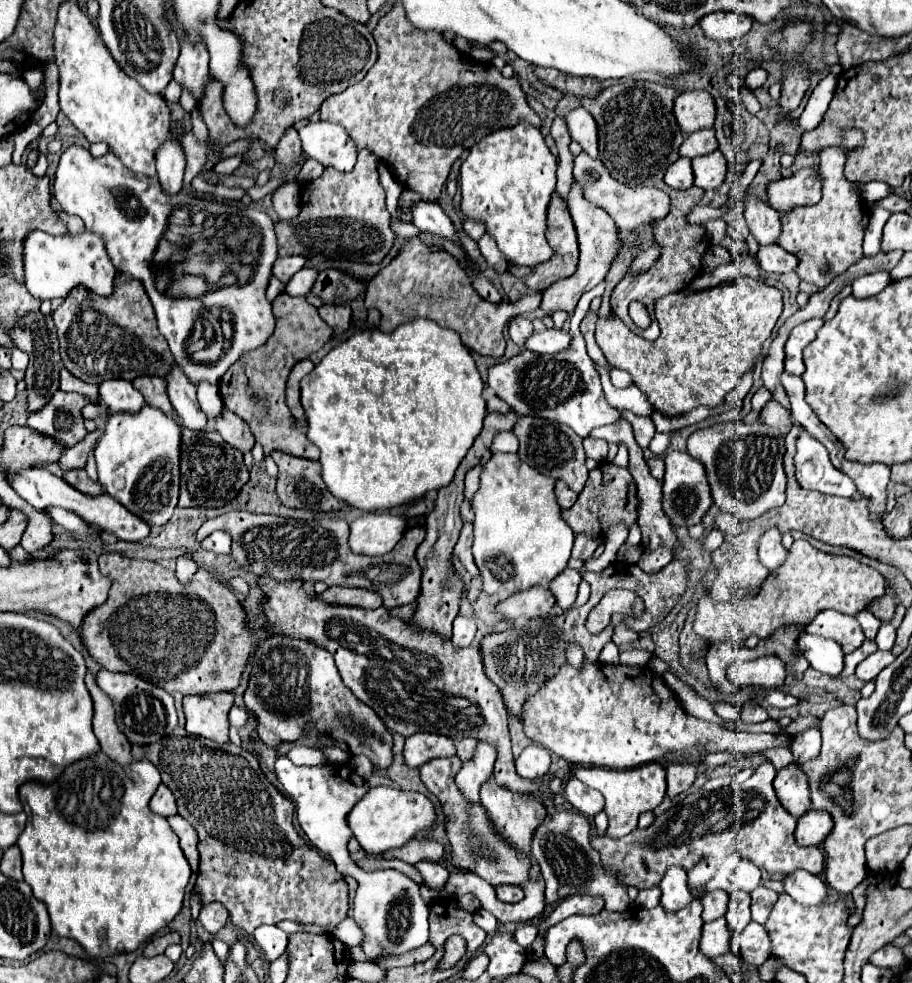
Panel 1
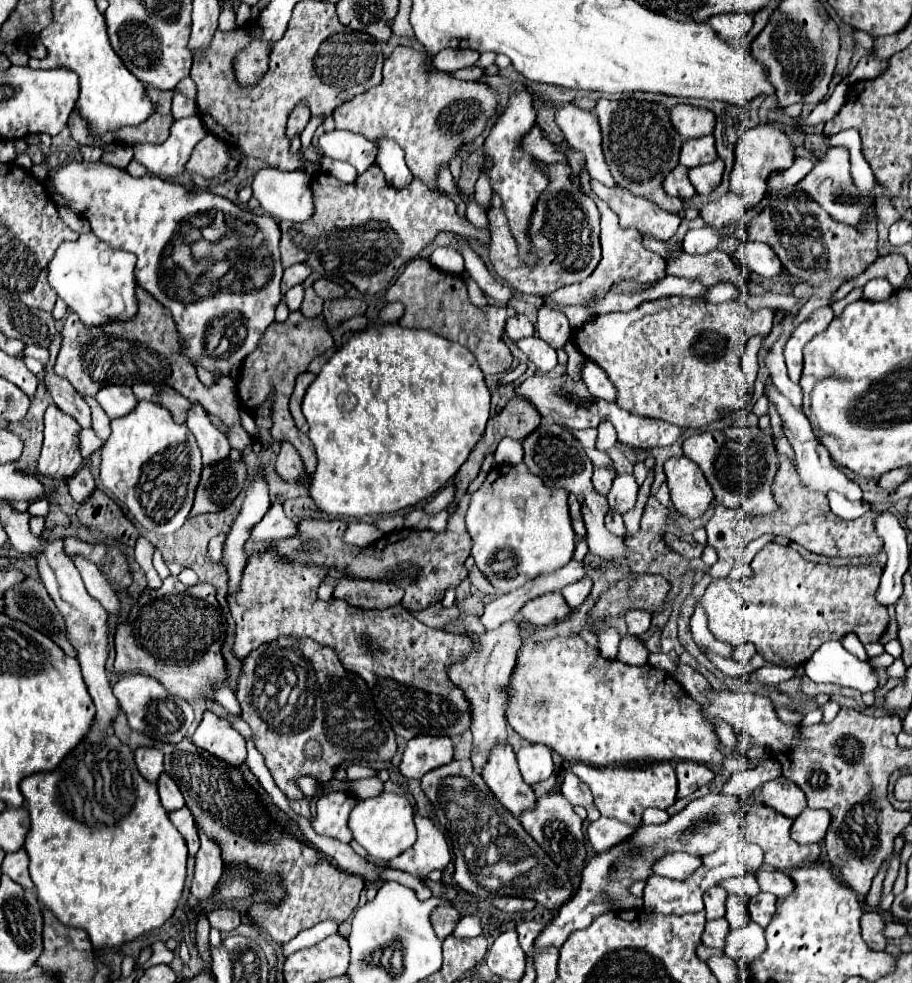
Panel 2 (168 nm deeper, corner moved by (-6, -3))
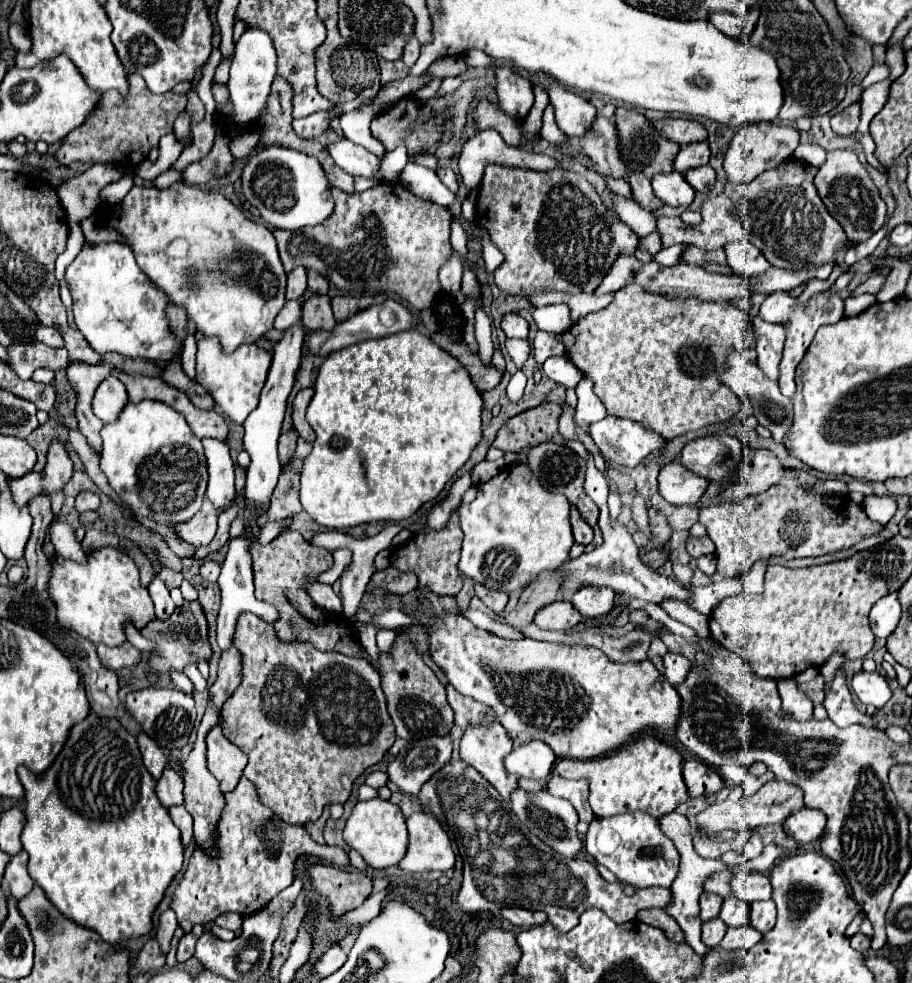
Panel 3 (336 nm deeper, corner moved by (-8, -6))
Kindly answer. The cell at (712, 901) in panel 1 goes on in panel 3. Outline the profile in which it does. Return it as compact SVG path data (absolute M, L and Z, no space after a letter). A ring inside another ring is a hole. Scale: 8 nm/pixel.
M703 892L701 898L699 898L699 916L703 922L707 920L713 920L719 916L719 910L721 910L721 904L723 904L723 898L719 898L717 894L711 894L711 892Z

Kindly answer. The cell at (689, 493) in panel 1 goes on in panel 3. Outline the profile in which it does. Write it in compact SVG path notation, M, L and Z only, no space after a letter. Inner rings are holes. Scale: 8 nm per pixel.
M675 460L661 466L657 488L669 504L695 504L701 500L707 488L707 480L699 478L697 474L691 474Z

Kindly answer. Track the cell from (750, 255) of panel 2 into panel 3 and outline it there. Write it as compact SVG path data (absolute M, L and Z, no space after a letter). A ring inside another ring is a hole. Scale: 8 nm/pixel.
M727 242L723 250L725 250L727 266L733 268L733 272L743 274L747 278L759 276L771 266L763 258L763 254L759 254L759 250L755 250L755 246L751 246L749 242Z

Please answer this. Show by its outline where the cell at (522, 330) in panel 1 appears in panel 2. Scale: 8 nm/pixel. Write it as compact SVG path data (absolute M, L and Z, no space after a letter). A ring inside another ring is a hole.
M515 315L515 317L507 319L505 333L507 333L509 339L513 339L517 343L519 339L525 339L525 337L535 335L535 327L533 327L533 323L525 315Z

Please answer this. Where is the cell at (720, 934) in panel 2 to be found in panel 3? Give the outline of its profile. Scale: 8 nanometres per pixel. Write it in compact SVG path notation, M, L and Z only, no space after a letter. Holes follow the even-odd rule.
M713 918L709 922L703 922L703 942L709 948L719 946L725 932L727 932L727 926L725 926L725 922L721 918Z

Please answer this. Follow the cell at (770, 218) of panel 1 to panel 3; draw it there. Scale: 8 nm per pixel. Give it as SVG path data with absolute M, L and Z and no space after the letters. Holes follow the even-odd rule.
M773 122L747 124L731 140L731 144L725 152L723 168L725 168L729 180L739 182L739 184L747 184L751 180L755 180L759 174L763 174L765 170L779 166L785 158L789 158L795 152L797 146L799 146L799 132L791 126L779 126Z

